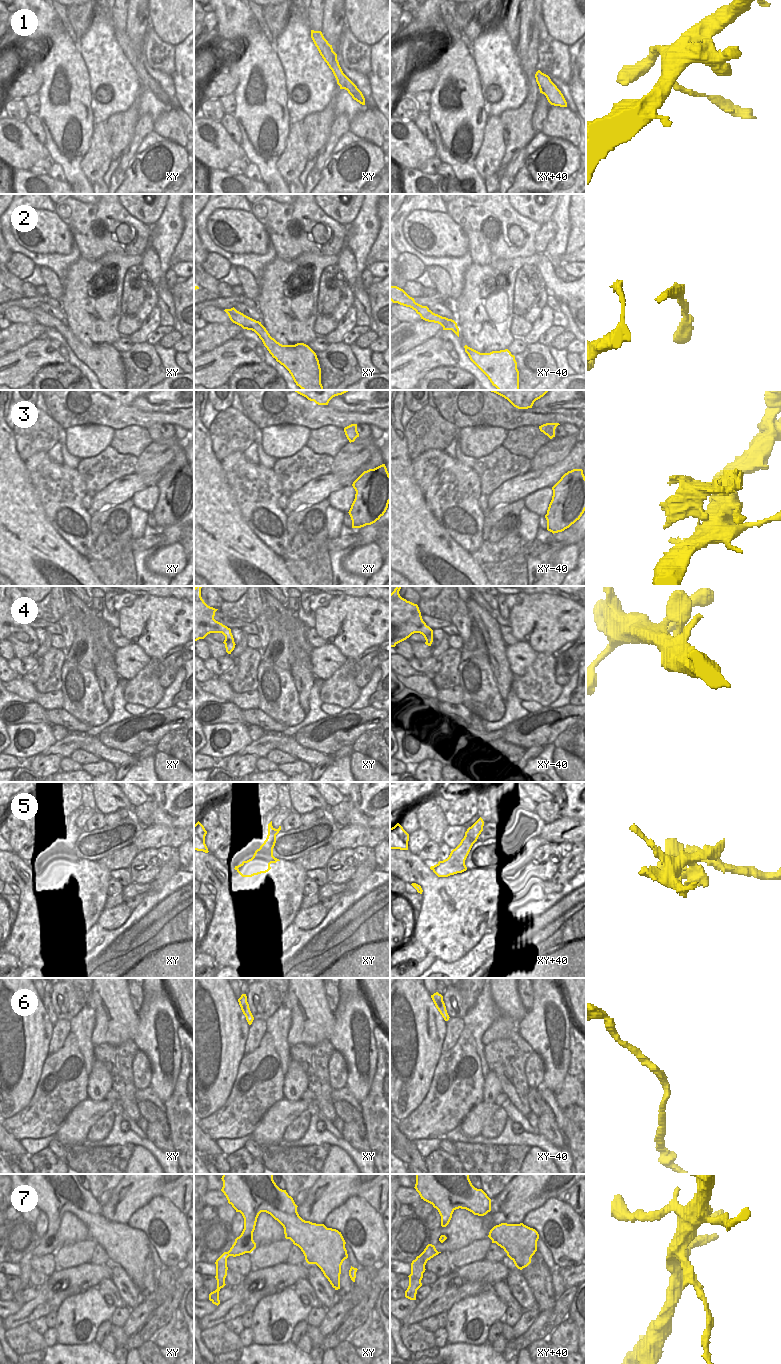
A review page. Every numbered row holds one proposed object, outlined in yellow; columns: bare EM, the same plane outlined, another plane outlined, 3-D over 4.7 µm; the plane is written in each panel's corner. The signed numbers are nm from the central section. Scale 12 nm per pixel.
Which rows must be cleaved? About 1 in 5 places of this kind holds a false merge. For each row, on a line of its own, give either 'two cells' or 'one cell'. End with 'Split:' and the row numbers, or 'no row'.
1: one cell
2: one cell
3: two cells
4: one cell
5: two cells
6: one cell
7: one cell
Split: 3, 5

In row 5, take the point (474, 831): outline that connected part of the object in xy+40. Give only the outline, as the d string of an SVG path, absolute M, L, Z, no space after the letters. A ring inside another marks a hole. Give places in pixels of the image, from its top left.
M480 817L471 827L467 829L465 835L473 839L478 839L479 835L483 831L483 826L484 826L484 821Z

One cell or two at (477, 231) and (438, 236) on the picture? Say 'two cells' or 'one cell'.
two cells

